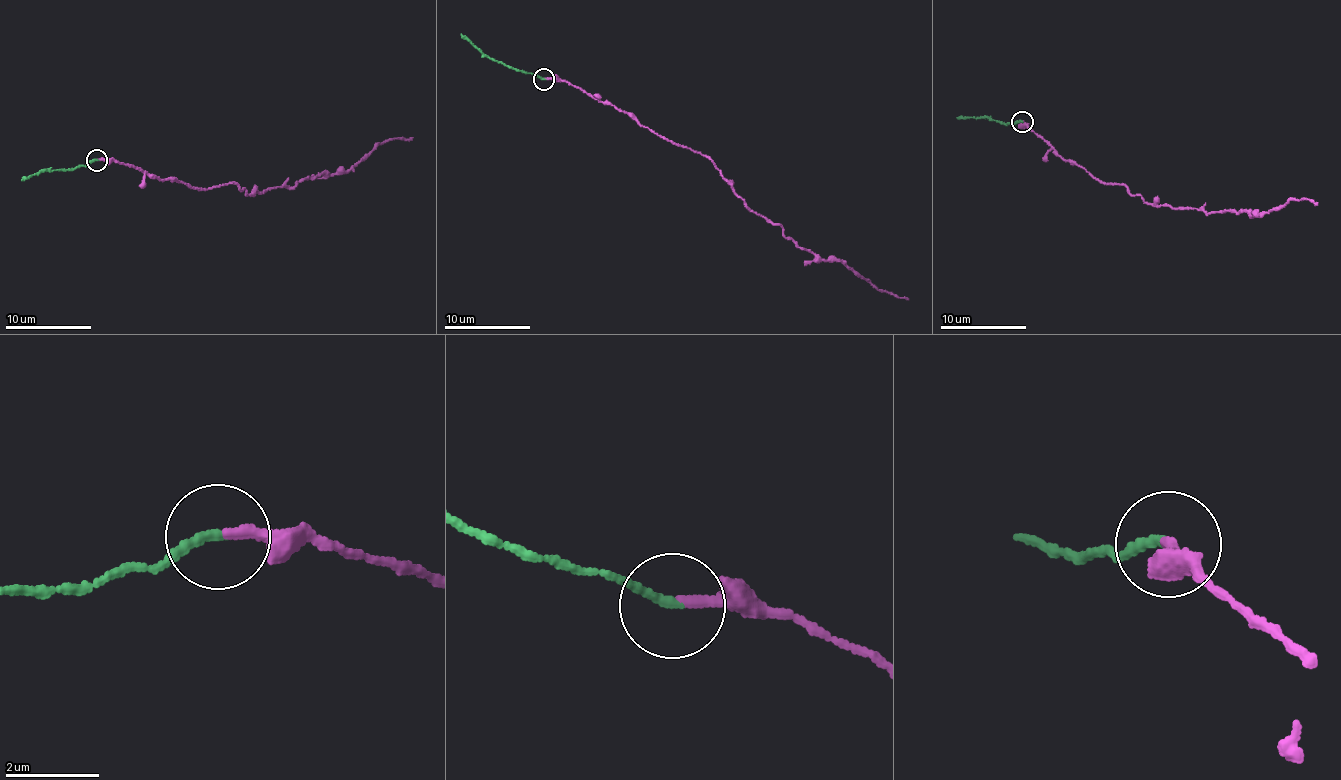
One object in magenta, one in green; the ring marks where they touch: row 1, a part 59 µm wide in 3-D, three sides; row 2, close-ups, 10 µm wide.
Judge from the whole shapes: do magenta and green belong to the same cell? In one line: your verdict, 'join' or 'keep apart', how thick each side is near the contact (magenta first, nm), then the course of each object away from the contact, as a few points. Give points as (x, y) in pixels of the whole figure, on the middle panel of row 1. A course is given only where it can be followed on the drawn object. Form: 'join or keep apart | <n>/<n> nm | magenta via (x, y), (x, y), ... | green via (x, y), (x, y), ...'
keep apart | 240/220 nm | magenta via (545, 78), (571, 82), (700, 152), (750, 209), (787, 236), (908, 299) | green via (543, 78), (485, 56), (460, 34)

